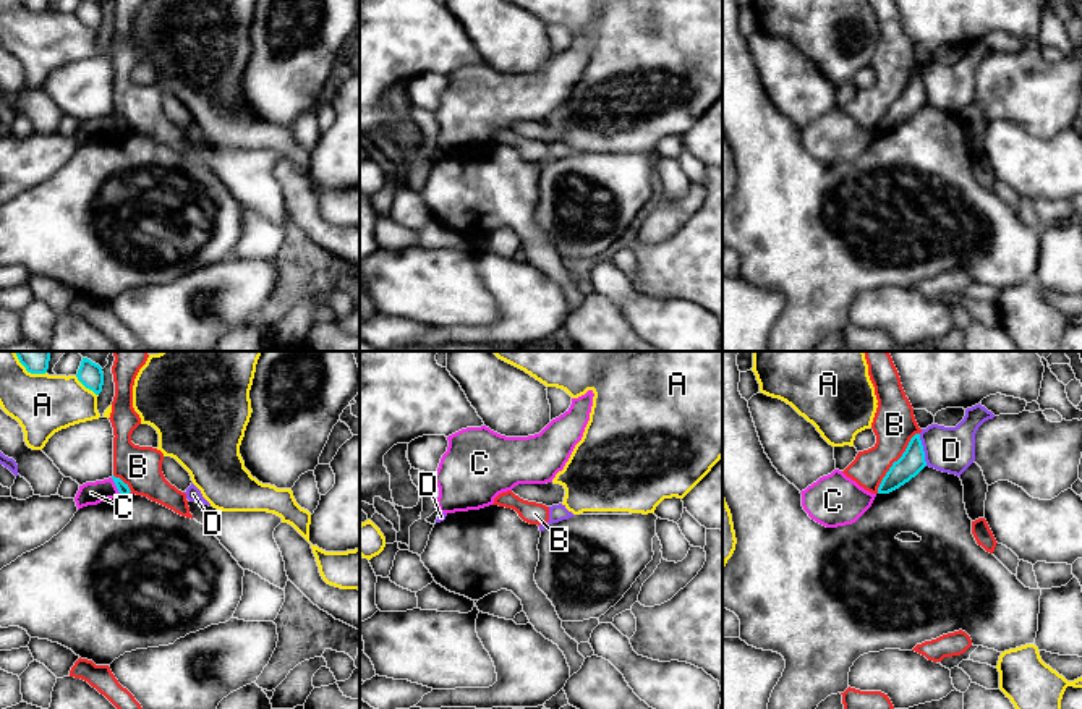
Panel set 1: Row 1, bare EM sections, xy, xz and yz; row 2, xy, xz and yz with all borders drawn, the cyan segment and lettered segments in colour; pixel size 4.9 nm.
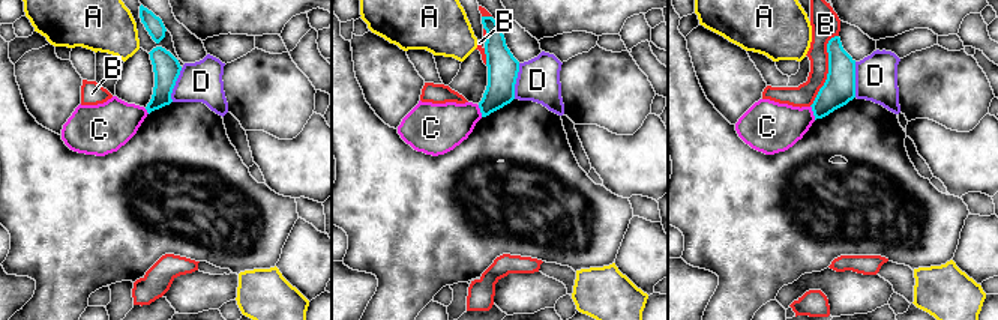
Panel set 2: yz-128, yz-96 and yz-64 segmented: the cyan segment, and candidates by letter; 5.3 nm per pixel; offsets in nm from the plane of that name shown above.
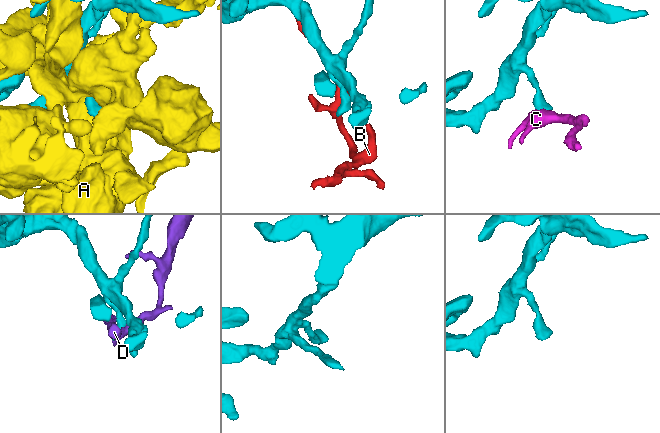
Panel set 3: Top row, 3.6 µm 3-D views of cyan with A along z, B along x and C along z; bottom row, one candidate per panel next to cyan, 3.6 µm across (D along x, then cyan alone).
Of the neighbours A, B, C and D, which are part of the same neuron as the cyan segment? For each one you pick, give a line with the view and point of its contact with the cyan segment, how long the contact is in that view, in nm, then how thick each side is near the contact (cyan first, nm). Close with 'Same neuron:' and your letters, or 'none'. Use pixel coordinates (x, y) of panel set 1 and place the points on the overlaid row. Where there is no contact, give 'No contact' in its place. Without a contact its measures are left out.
Same neuron: none

